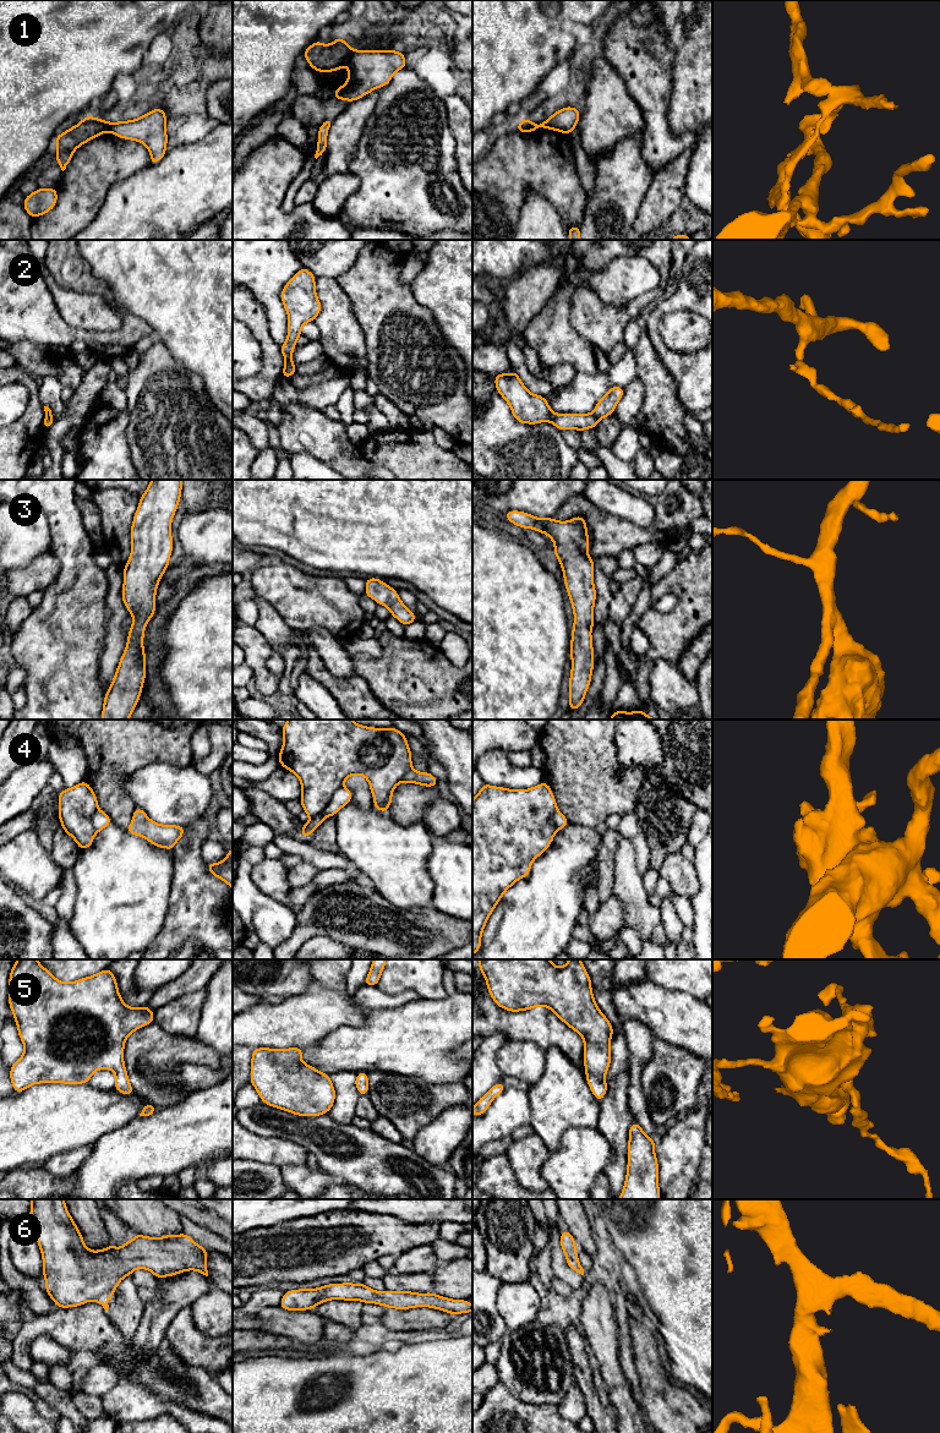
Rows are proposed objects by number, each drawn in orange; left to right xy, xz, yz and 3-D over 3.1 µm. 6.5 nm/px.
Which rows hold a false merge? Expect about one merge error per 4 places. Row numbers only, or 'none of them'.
1, 2, 4

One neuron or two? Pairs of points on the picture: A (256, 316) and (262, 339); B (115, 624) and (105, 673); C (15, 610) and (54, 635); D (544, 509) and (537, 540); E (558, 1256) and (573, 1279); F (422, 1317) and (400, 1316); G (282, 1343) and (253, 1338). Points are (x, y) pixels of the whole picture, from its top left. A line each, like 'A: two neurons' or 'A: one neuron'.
A: one neuron
B: one neuron
C: two neurons
D: two neurons
E: one neuron
F: one neuron
G: one neuron

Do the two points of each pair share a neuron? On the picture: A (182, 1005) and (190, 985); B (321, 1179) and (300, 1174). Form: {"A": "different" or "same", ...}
{"A": "different", "B": "same"}

